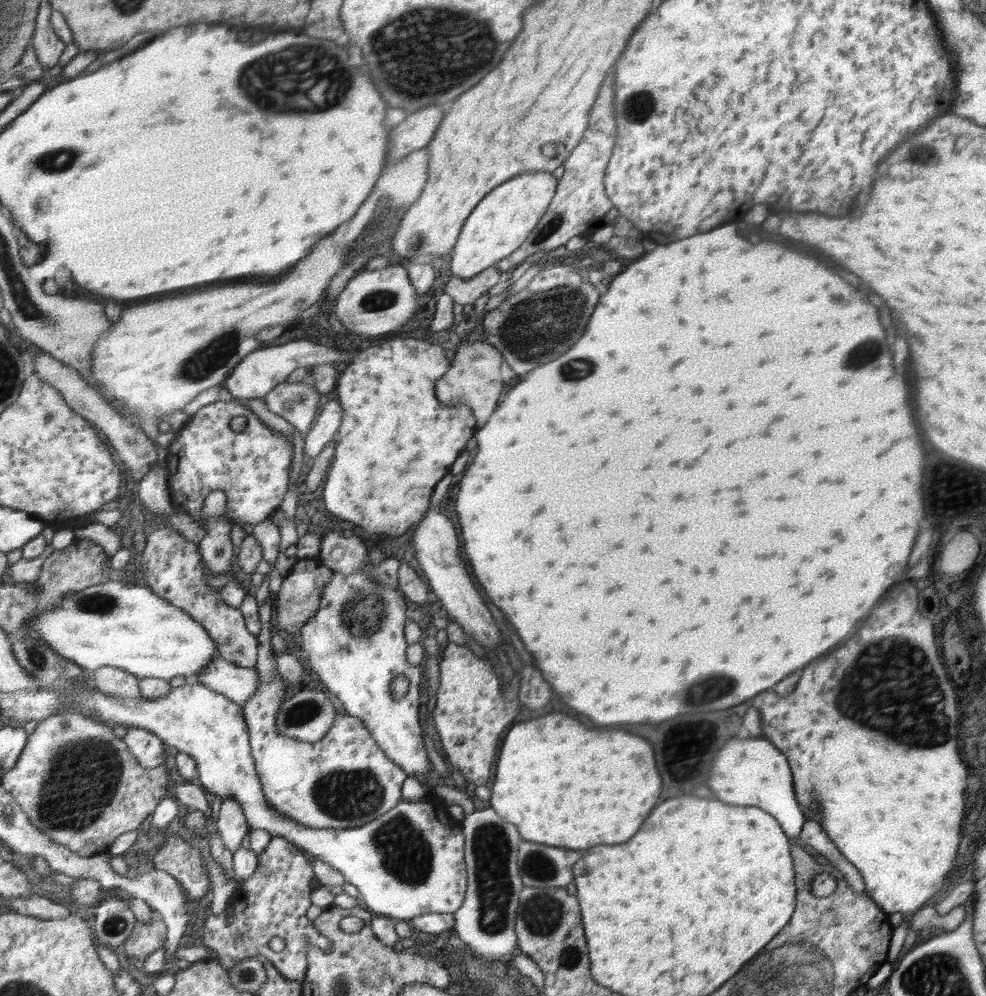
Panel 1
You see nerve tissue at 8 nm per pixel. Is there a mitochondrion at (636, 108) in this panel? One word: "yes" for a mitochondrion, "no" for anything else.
yes

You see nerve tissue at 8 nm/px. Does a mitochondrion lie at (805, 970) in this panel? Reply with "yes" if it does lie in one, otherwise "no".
yes

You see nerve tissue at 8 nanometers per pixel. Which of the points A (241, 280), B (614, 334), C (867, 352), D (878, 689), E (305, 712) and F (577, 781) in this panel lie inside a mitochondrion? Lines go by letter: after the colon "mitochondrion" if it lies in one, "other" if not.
A: other
B: other
C: mitochondrion
D: mitochondrion
E: mitochondrion
F: other

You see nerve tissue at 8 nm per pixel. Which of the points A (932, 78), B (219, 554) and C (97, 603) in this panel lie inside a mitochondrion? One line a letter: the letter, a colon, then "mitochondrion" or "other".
A: other
B: mitochondrion
C: mitochondrion

